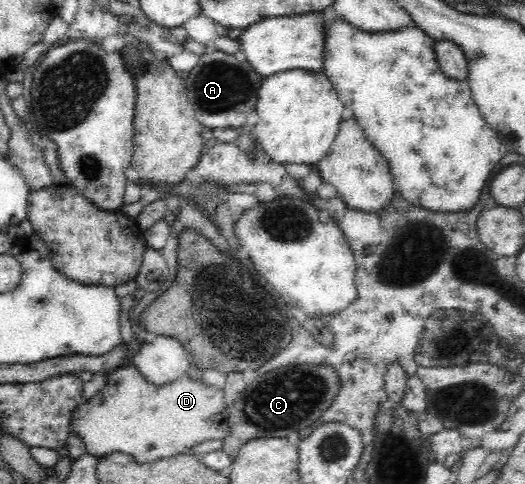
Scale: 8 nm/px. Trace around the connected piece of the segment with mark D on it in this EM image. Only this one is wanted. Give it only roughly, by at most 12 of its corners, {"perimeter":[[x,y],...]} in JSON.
{"perimeter":[[133,366],[71,412],[86,453],[138,464],[230,434],[222,388]]}

